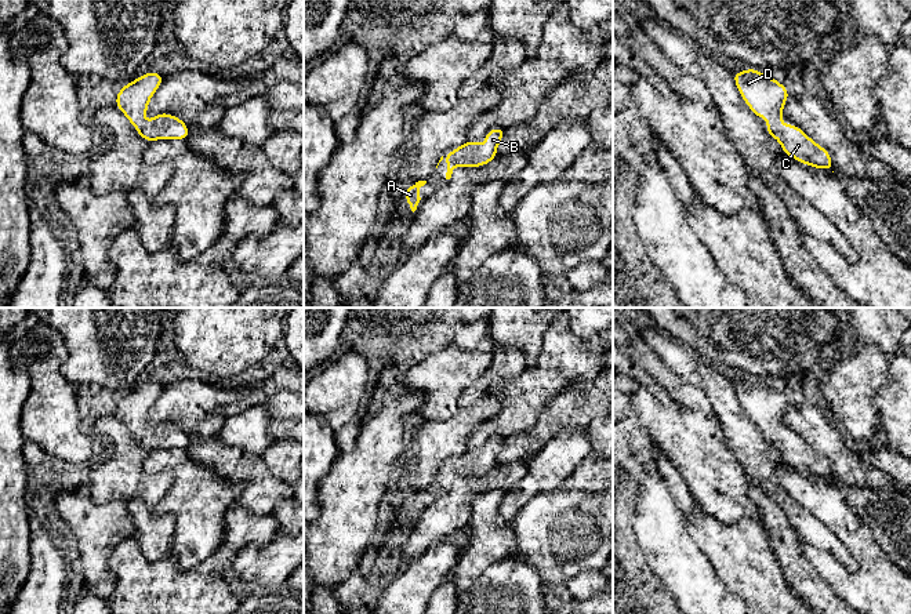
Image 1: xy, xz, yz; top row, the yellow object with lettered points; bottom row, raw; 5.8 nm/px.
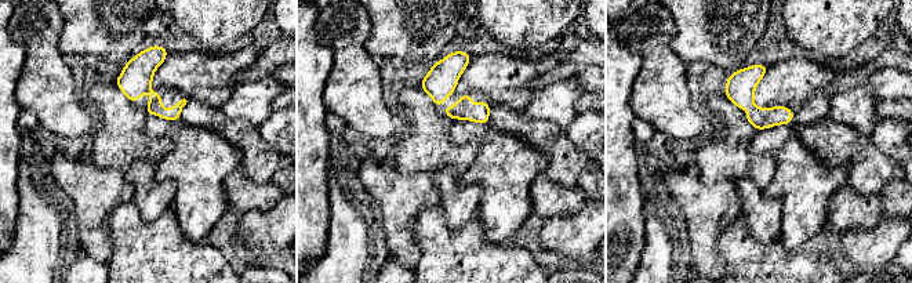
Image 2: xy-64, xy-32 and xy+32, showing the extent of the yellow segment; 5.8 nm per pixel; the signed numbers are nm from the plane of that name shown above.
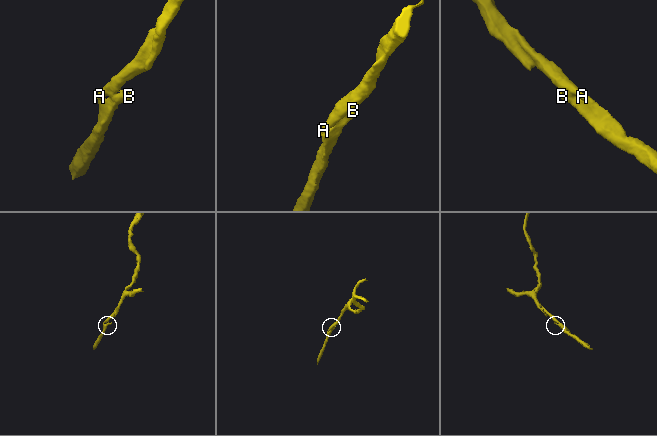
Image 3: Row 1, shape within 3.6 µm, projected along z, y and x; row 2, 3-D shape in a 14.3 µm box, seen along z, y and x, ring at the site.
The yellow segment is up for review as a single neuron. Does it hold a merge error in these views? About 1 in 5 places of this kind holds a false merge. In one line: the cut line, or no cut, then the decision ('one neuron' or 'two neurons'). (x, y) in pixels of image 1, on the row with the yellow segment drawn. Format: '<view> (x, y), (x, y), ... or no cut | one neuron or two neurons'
no cut | one neuron

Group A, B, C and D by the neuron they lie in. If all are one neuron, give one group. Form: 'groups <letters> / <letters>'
groups A B C D

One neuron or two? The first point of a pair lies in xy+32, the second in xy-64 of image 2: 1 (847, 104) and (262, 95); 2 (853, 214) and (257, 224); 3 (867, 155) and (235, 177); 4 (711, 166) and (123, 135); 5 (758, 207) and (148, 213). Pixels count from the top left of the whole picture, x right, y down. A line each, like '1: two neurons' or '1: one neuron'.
1: one neuron
2: two neurons
3: two neurons
4: one neuron
5: one neuron

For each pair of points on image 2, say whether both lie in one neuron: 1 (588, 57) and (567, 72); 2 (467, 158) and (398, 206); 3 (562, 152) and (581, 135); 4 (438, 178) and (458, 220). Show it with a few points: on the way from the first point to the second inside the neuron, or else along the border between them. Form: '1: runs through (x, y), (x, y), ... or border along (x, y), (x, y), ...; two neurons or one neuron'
1: runs through (582, 57), (573, 66); one neuron
2: border along (399, 170), (400, 173), (431, 173); two neurons
3: border along (564, 130), (569, 140), (591, 159); two neurons
4: runs through (447, 188), (458, 202), (458, 210); one neuron

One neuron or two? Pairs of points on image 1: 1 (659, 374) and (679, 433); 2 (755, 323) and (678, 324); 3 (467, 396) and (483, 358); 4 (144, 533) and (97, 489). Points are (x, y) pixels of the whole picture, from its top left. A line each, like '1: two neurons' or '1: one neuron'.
1: one neuron
2: one neuron
3: two neurons
4: two neurons

